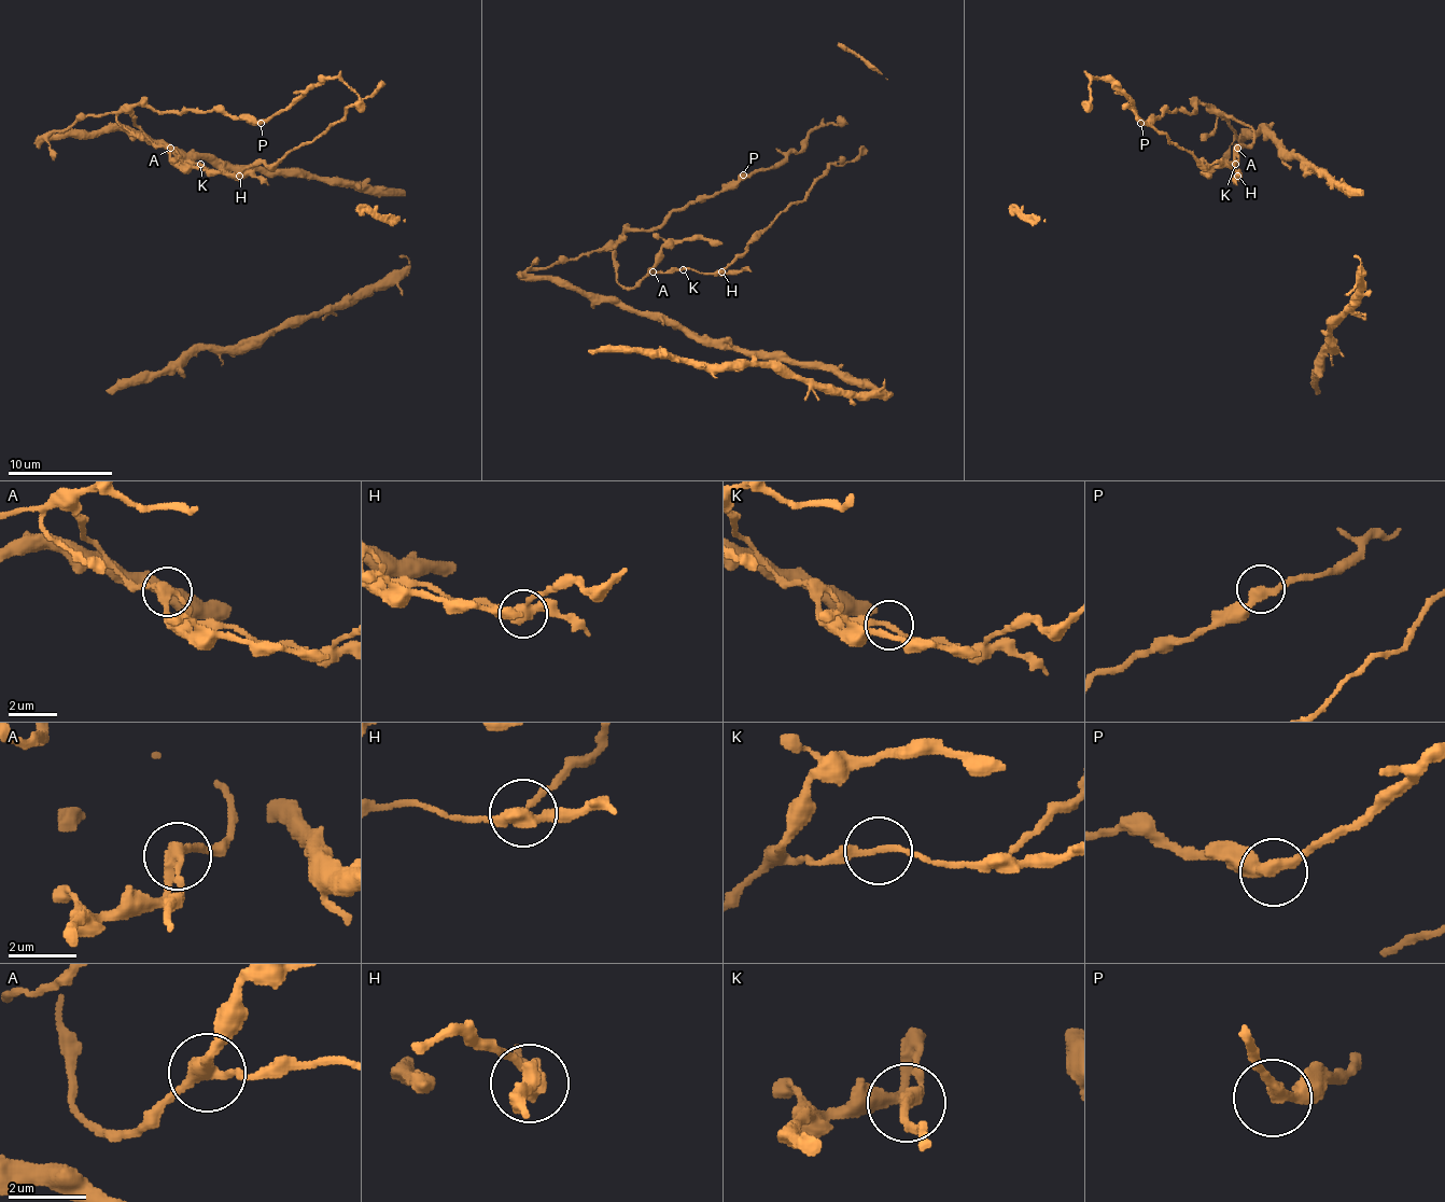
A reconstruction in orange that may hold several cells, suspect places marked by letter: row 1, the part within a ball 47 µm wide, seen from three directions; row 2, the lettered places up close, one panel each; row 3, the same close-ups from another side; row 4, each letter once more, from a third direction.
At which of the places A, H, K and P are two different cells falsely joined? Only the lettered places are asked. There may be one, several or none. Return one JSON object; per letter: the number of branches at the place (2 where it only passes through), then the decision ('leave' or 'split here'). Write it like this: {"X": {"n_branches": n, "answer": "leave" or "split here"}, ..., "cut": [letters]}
{"A": {"n_branches": 3, "answer": "leave"}, "H": {"n_branches": 3, "answer": "split here"}, "K": {"n_branches": 2, "answer": "leave"}, "P": {"n_branches": 2, "answer": "leave"}, "cut": ["H"]}

